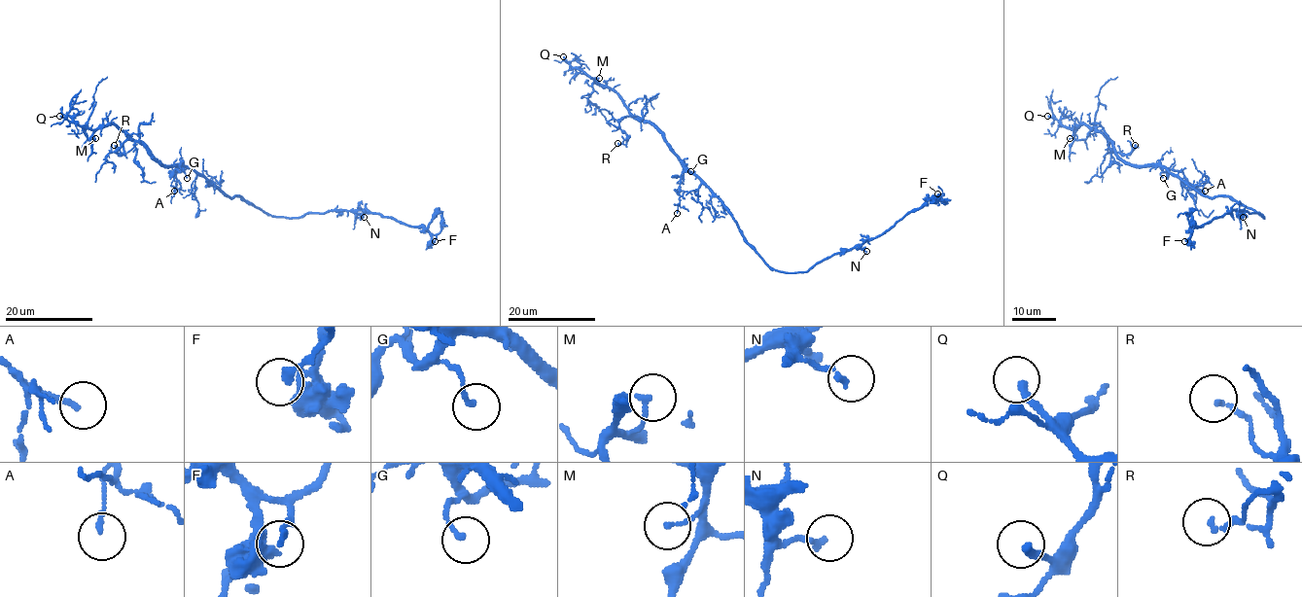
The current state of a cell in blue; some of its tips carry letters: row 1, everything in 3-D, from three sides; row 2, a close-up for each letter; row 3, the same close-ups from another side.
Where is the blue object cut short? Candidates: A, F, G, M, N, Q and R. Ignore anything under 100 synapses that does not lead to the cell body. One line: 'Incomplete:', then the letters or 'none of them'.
Incomplete: Q

